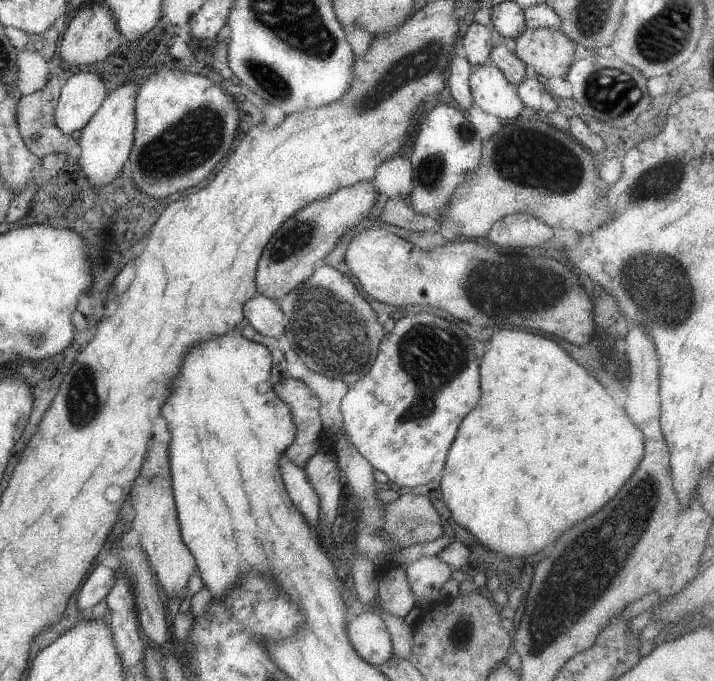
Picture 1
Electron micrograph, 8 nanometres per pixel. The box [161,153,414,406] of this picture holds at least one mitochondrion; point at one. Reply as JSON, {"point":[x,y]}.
{"point":[328,330]}

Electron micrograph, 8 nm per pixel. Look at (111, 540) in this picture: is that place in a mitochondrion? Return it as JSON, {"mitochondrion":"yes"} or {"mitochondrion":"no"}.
{"mitochondrion":"no"}

